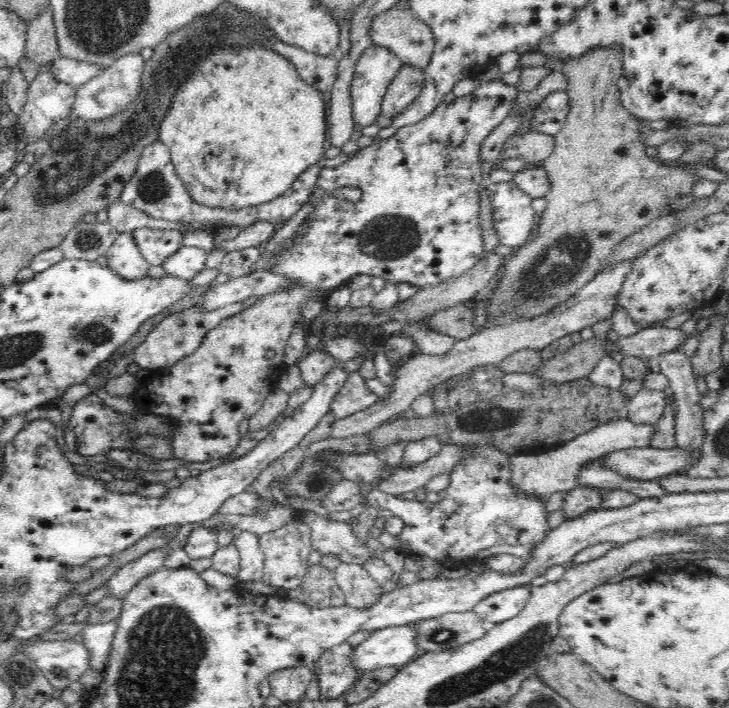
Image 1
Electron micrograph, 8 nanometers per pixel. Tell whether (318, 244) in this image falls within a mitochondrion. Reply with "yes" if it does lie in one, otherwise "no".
no

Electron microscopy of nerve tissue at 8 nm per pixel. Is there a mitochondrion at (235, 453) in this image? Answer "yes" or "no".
no

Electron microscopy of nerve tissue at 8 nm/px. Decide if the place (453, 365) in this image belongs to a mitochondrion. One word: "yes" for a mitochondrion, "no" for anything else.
no

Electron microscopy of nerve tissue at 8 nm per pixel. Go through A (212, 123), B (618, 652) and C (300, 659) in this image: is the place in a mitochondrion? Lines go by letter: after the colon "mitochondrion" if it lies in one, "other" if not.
A: other
B: other
C: other

